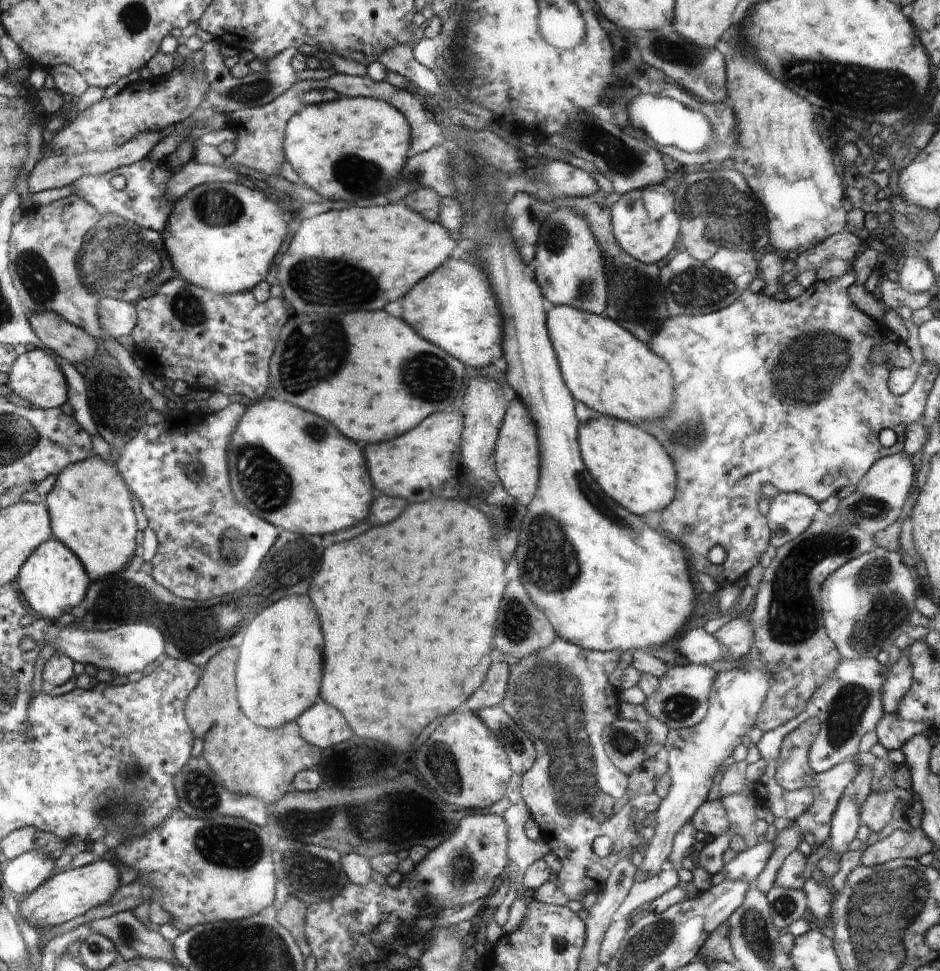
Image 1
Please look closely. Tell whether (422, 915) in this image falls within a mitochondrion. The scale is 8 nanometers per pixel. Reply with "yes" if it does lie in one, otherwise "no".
no

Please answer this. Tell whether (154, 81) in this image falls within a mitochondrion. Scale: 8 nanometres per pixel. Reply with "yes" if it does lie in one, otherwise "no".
no

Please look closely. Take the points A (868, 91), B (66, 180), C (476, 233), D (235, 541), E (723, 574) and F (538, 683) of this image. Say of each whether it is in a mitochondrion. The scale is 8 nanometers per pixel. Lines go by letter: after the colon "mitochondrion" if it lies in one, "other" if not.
A: mitochondrion
B: other
C: other
D: mitochondrion
E: other
F: mitochondrion

